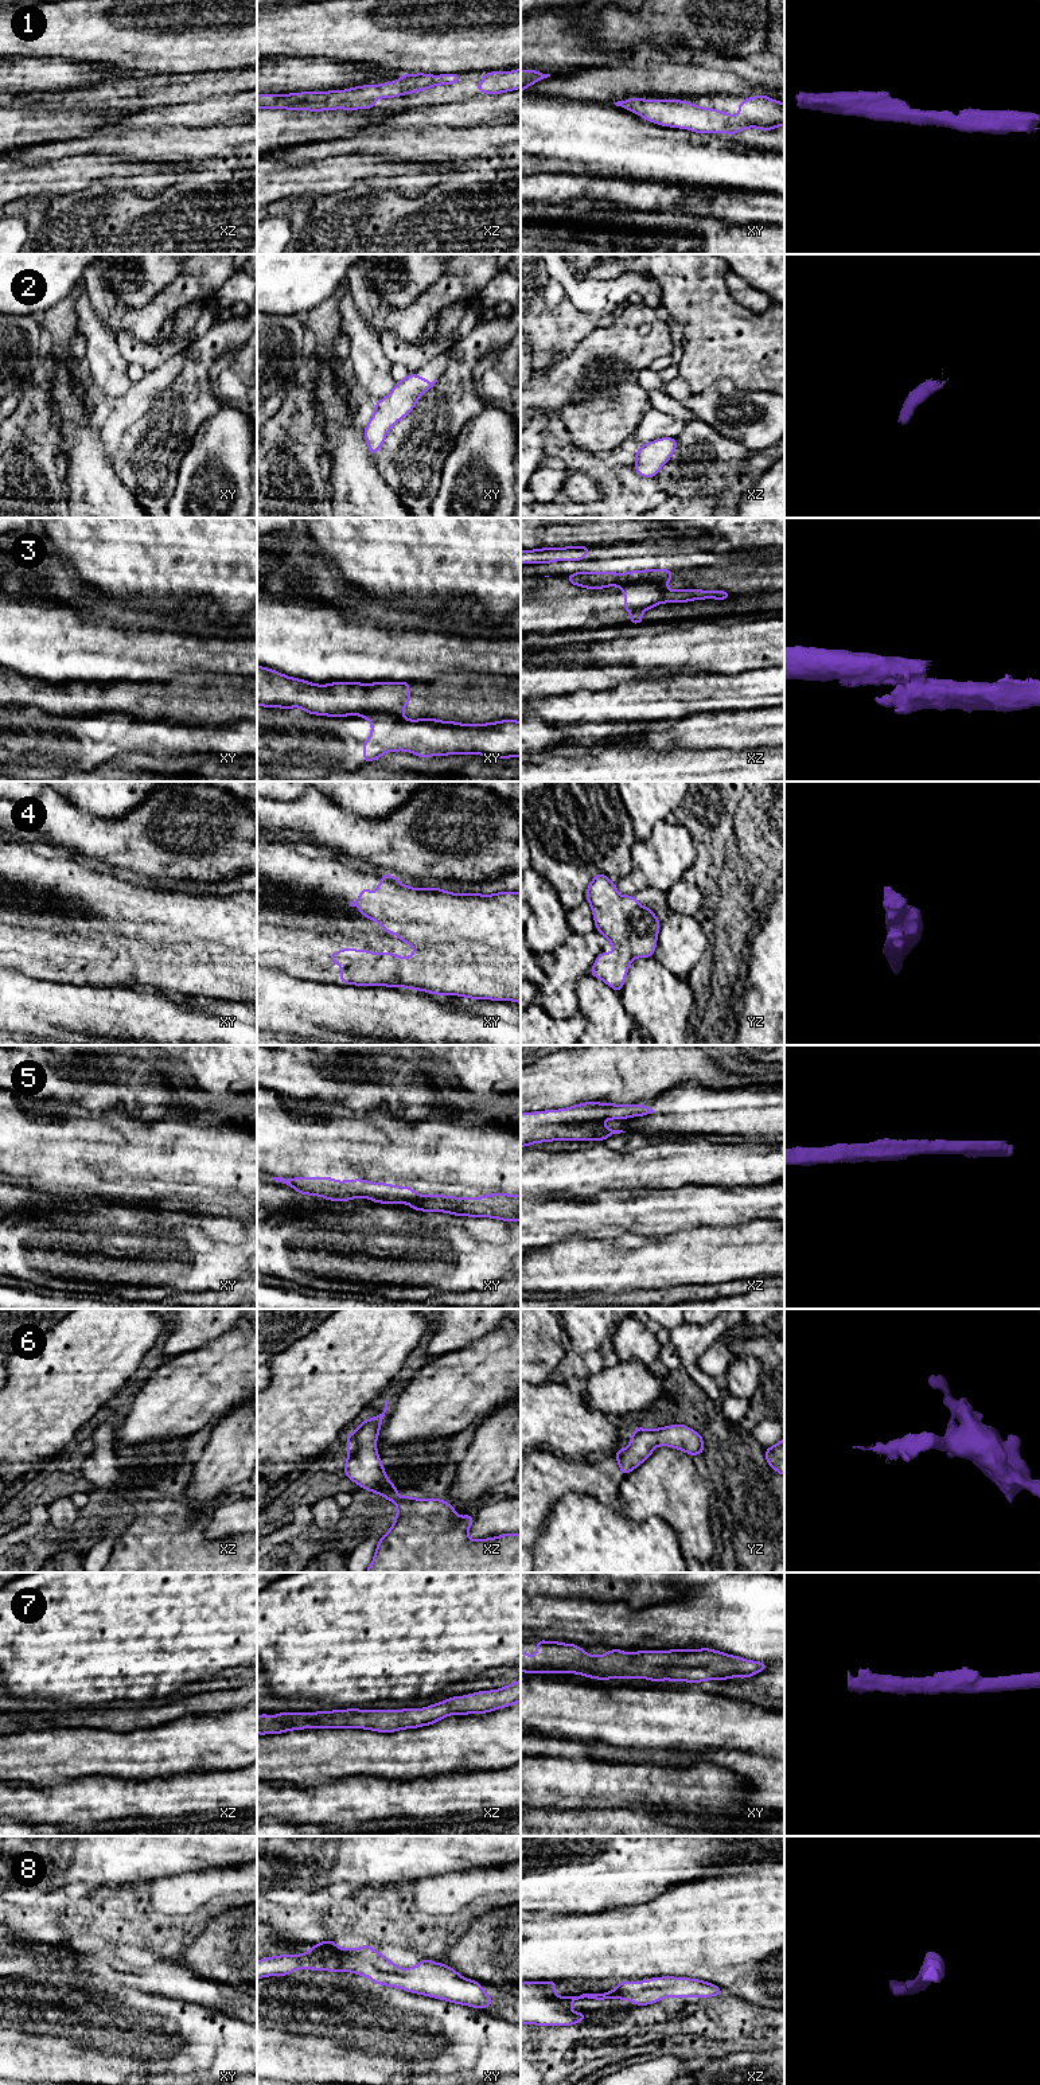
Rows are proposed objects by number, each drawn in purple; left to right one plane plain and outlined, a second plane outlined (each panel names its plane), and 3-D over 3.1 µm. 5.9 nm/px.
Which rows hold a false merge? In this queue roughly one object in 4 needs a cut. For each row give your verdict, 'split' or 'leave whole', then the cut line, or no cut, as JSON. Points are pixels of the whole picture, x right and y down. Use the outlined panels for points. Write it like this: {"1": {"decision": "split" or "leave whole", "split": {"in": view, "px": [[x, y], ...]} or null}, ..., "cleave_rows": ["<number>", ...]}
{"1": {"decision": "leave whole", "split": null}, "2": {"decision": "leave whole", "split": null}, "3": {"decision": "split", "split": {"in": "xz", "px": [[622, 587], [630, 583], [653, 583], [667, 589]]}}, "4": {"decision": "leave whole", "split": null}, "5": {"decision": "leave whole", "split": null}, "6": {"decision": "leave whole", "split": null}, "7": {"decision": "leave whole", "split": null}, "8": {"decision": "leave whole", "split": null}, "cleave_rows": ["3"]}

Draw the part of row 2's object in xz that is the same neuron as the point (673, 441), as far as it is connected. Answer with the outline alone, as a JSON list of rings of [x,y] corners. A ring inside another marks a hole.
[[[662,437],[640,445],[635,453],[635,471],[642,478],[654,478],[677,449],[677,439]]]

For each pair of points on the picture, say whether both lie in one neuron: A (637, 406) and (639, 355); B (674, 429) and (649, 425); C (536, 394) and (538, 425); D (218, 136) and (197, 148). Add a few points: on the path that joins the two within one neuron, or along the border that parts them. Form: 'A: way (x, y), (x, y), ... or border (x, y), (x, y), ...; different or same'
A: border (603, 361), (611, 361), (633, 374); different
B: way (667, 425), (655, 425); same
C: border (549, 409), (537, 409), (534, 412); different
D: way (213, 140), (202, 143); same

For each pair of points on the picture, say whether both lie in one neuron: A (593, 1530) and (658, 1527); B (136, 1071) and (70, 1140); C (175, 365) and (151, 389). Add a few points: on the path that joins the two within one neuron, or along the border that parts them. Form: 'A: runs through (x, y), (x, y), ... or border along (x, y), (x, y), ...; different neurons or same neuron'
A: runs through (610, 1532), (642, 1532); same neuron
B: border along (67, 1105), (89, 1110), (113, 1110); different neurons
C: runs through (170, 370), (156, 384); same neuron

